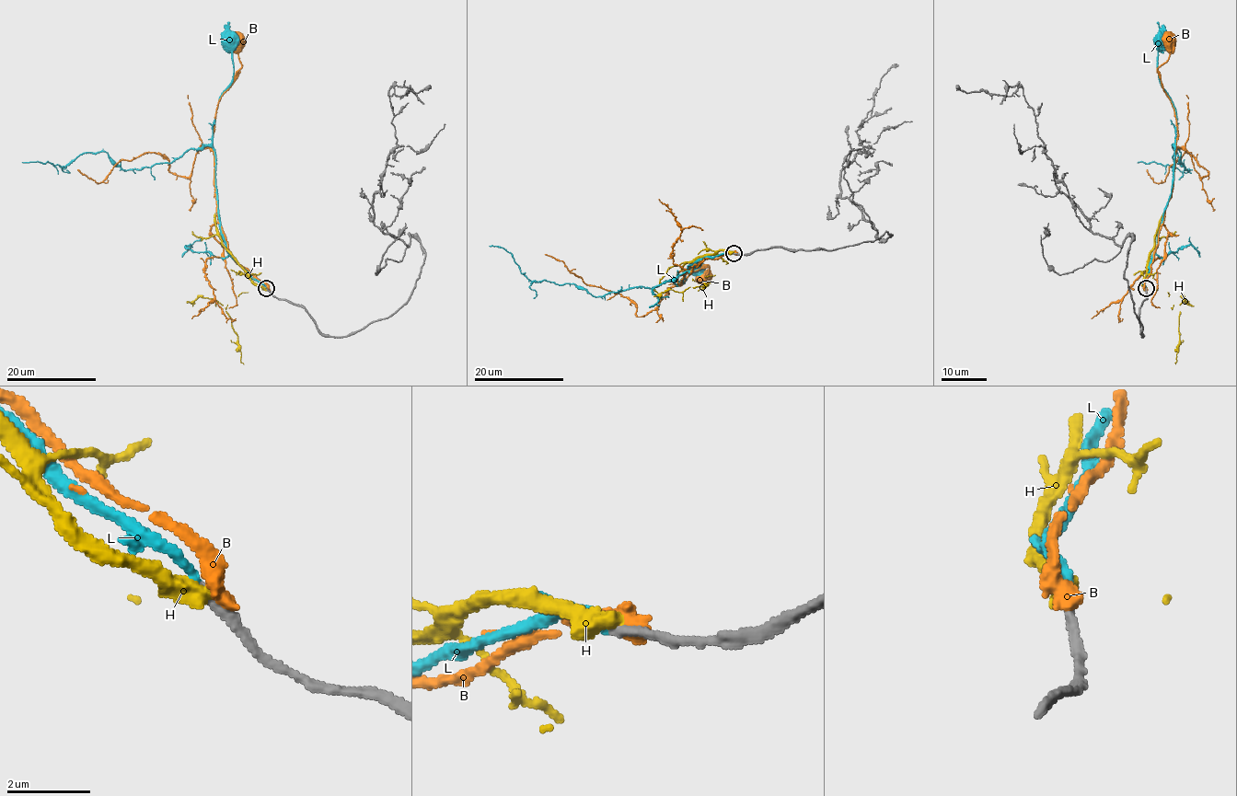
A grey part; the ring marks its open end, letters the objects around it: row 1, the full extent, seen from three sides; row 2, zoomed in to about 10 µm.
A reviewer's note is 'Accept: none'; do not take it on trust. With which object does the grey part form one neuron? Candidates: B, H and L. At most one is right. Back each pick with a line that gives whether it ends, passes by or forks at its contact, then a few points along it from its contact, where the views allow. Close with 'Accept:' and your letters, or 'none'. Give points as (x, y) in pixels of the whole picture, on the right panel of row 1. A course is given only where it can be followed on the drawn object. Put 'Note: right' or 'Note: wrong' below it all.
L: It ends there. Its course: (1145, 288), (1149, 262), (1154, 255), (1172, 184), (1176, 122), (1172, 100), (1158, 75), (1158, 42)
Accept: L
Note: wrong

